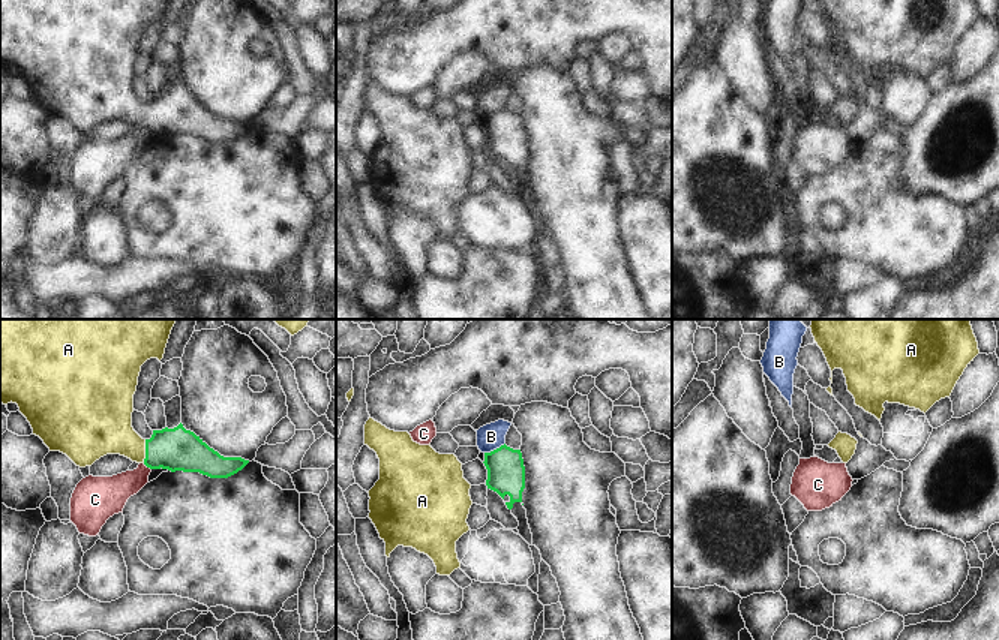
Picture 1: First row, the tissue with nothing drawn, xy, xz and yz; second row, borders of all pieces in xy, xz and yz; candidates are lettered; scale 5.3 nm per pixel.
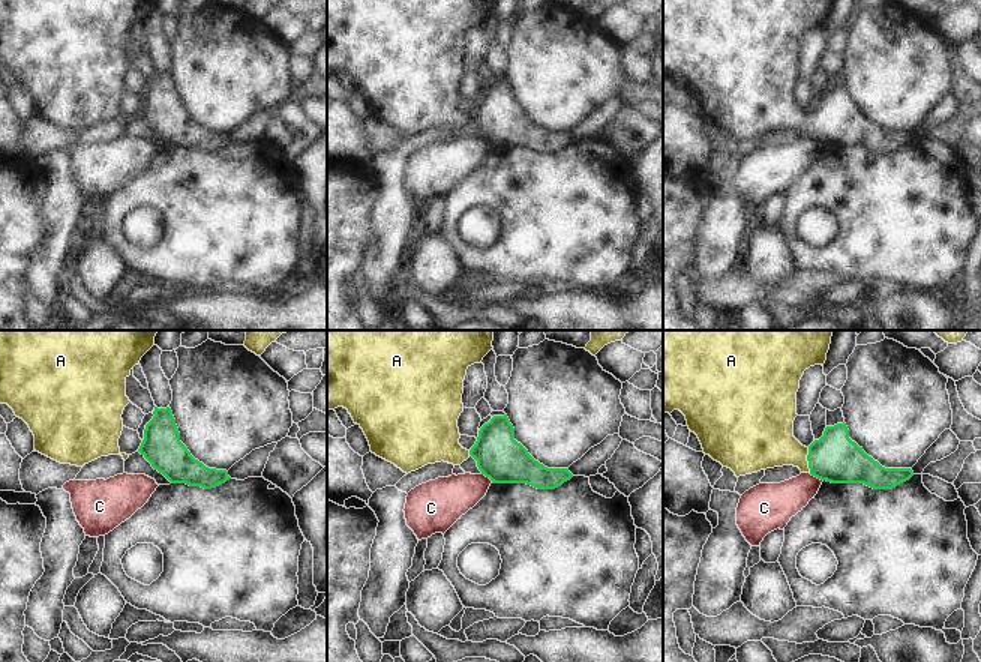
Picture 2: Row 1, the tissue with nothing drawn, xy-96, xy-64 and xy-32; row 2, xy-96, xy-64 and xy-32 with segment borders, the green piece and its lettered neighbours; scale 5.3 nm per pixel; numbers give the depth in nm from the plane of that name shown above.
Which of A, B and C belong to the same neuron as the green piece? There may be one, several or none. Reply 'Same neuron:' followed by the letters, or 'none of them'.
Same neuron: A

